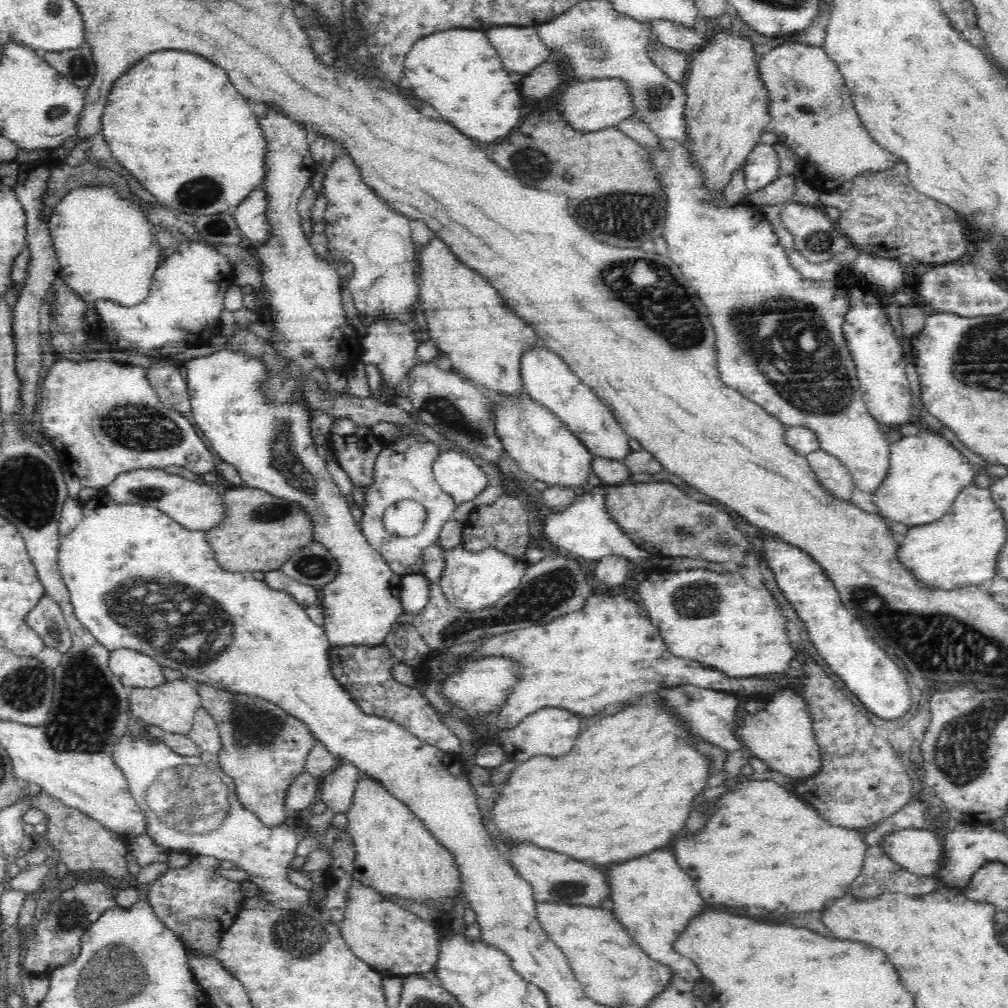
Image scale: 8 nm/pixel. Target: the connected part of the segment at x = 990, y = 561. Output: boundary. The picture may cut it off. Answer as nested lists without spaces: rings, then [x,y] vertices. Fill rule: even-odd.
[[[970,484],[960,491],[948,512],[930,524],[909,527],[897,549],[900,564],[912,573],[914,580],[929,590],[958,590],[967,586],[987,587],[995,576],[997,554],[1006,542],[1005,524],[999,508],[990,498],[989,488]]]

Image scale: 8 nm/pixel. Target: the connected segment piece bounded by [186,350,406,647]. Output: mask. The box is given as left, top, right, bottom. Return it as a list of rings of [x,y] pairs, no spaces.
[[[220,350],[208,356],[193,358],[186,363],[186,372],[194,424],[197,424],[205,434],[217,458],[233,464],[243,479],[243,486],[263,490],[274,498],[299,504],[302,512],[309,518],[313,541],[324,546],[329,556],[333,556],[338,562],[334,580],[319,588],[322,594],[319,594],[320,602],[315,611],[331,646],[383,644],[393,624],[406,618],[401,601],[403,575],[396,574],[388,566],[382,554],[369,544],[362,531],[358,529],[358,524],[350,513],[350,499],[340,493],[326,469],[326,460],[316,451],[310,434],[311,412],[302,405],[268,405],[266,399],[256,392],[256,382],[266,372],[266,368],[258,360],[250,360],[240,354]]]

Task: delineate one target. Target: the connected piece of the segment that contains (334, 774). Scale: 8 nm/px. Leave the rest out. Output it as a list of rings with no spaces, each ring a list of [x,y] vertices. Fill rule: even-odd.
[[[340,762],[321,779],[318,799],[335,814],[347,814],[362,776],[352,764]]]

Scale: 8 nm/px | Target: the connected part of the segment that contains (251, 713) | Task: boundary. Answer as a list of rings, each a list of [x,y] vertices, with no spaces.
[[[199,683],[196,687],[200,695],[201,706],[216,721],[222,744],[222,750],[217,756],[217,763],[224,770],[224,774],[227,774],[234,781],[234,798],[244,807],[244,810],[256,815],[258,821],[267,830],[275,830],[283,826],[286,819],[291,816],[287,813],[286,808],[288,790],[305,771],[309,753],[315,748],[319,740],[314,738],[308,725],[272,701],[216,689],[206,683]]]

